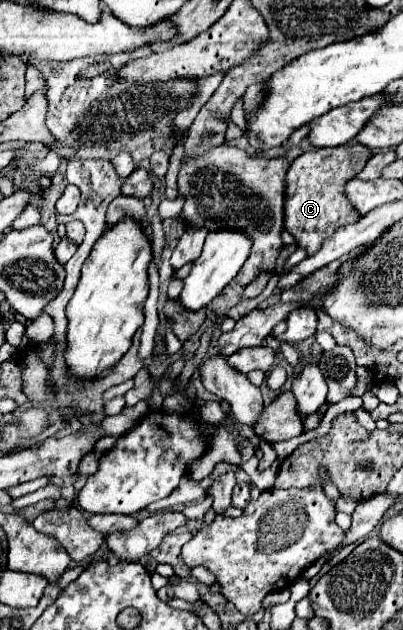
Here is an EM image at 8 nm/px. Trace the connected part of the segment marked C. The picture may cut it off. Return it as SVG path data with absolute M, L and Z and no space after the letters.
M351 142L347 146L335 146L331 150L311 150L301 154L287 172L287 194L285 194L285 230L291 232L297 238L299 248L305 248L307 254L315 254L319 250L319 244L323 238L331 236L339 226L357 222L361 216L355 212L353 204L345 196L345 184L355 178L367 164L367 160L373 156L373 150L359 142Z

